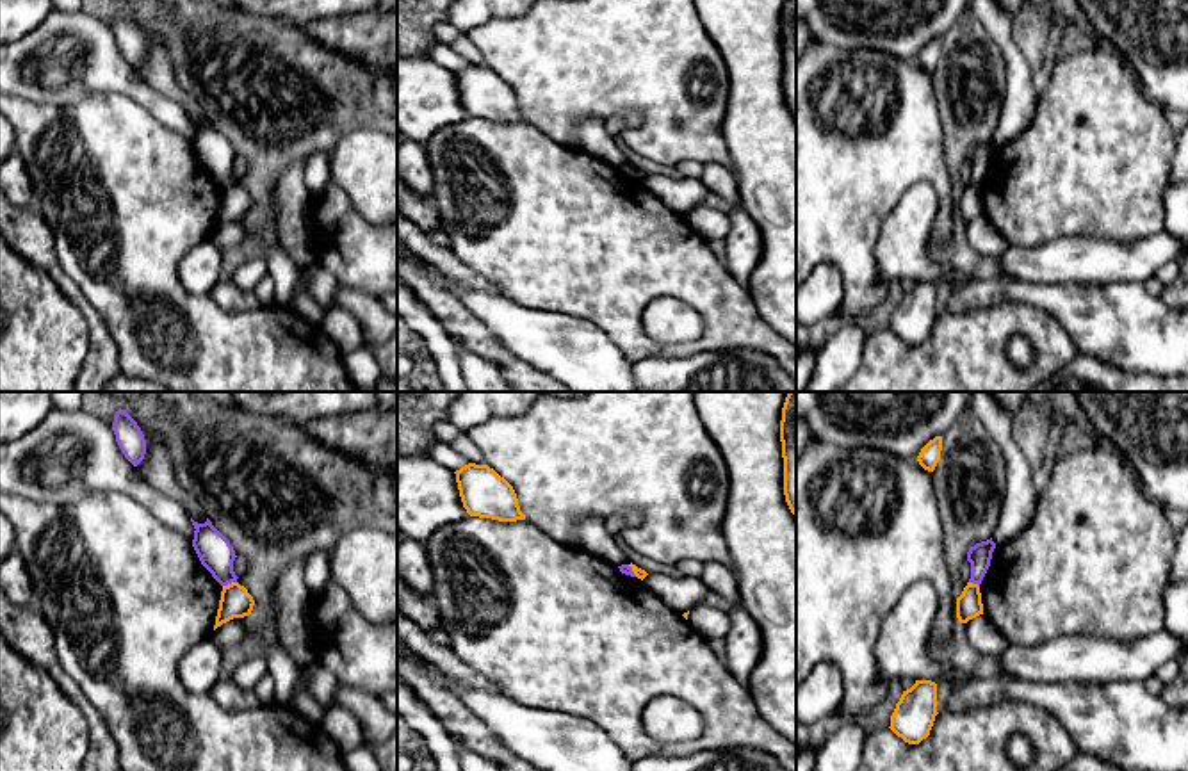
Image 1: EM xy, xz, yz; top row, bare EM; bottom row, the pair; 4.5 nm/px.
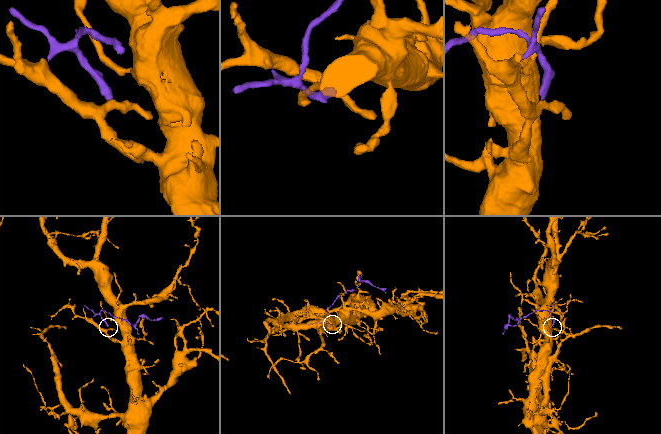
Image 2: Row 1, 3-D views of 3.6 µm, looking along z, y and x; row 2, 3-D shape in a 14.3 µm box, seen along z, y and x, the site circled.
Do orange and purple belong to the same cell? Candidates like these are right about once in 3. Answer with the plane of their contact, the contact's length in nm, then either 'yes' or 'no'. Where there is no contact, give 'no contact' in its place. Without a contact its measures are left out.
xy | 70 nm | no

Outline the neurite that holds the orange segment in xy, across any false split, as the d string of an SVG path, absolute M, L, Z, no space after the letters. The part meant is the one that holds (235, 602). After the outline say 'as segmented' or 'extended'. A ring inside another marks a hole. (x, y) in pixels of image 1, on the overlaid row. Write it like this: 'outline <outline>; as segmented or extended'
outline M239 582L223 586L214 630L233 618L249 616L253 605L253 597Z; as segmented

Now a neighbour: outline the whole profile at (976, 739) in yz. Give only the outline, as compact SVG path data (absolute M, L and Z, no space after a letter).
M1006 700L997 705L935 716L930 735L919 744L908 744L891 728L869 732L857 771L1058 771L1078 755L1078 748L1063 725L1046 709ZM1024 735L1035 748L1035 759L1026 767L1017 767L1006 751L1008 739Z

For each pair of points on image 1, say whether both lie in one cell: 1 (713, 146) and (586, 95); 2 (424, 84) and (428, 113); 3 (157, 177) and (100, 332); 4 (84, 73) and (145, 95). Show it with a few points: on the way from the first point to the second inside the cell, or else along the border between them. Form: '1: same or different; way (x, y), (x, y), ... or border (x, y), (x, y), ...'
1: same; way (681, 114), (661, 95), (618, 95)
2: same; way (424, 91), (426, 105)
3: different; border (79, 287), (102, 317), (116, 344), (120, 360)
4: same; way (98, 73), (114, 73), (130, 84)

